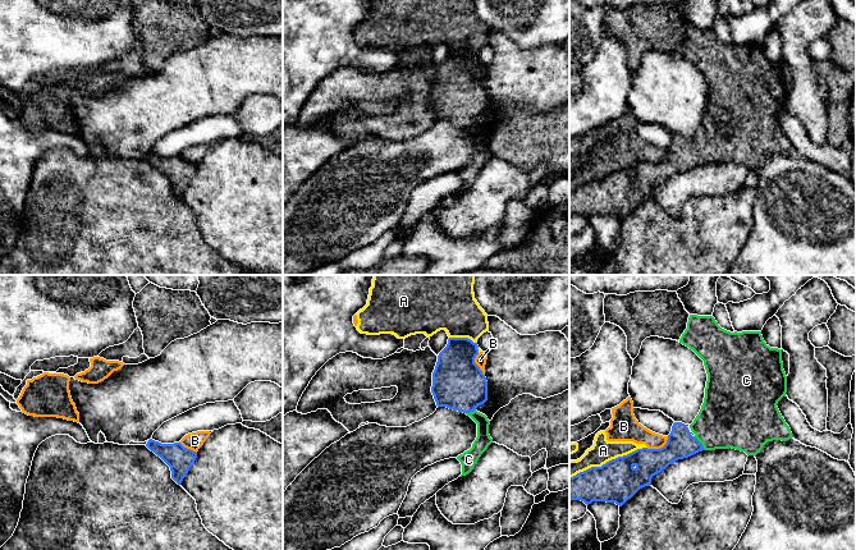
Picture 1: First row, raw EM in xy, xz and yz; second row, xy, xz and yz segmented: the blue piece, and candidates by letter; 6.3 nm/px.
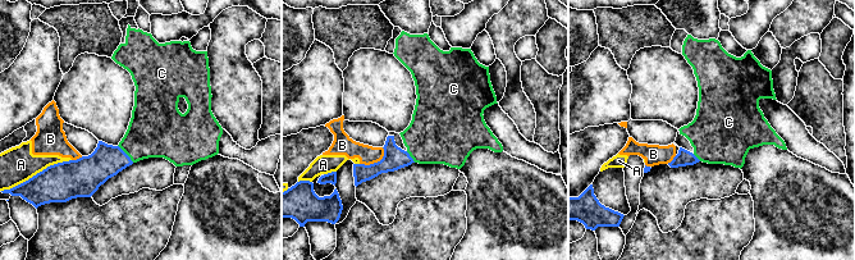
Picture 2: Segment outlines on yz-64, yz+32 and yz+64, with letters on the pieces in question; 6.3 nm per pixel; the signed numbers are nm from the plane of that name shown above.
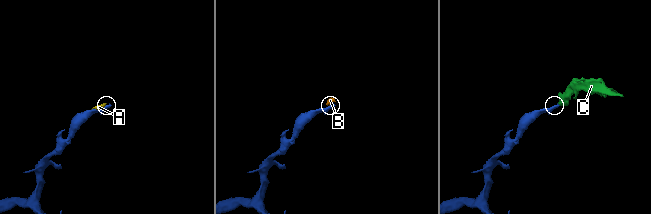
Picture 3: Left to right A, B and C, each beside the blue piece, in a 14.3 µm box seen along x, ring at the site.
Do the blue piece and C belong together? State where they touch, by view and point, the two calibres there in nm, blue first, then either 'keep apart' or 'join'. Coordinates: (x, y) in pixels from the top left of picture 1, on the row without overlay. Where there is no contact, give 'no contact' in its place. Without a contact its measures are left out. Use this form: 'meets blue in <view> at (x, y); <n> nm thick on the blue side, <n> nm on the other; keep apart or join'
meets blue in yz at (700, 156); 180 nm thick on the blue side, 380 nm on the other; join

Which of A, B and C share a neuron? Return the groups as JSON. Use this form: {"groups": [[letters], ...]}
{"groups": [["A", "B"], ["C"]]}

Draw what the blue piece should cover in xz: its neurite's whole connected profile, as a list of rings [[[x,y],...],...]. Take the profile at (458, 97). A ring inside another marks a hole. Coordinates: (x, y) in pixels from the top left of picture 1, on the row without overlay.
[[[449,51],[447,60],[439,67],[432,86],[431,106],[439,120],[463,125],[477,137],[477,151],[472,161],[457,173],[462,178],[462,189],[468,188],[481,168],[493,156],[489,148],[490,134],[476,124],[487,114],[487,95],[475,77],[479,59],[468,51]]]

